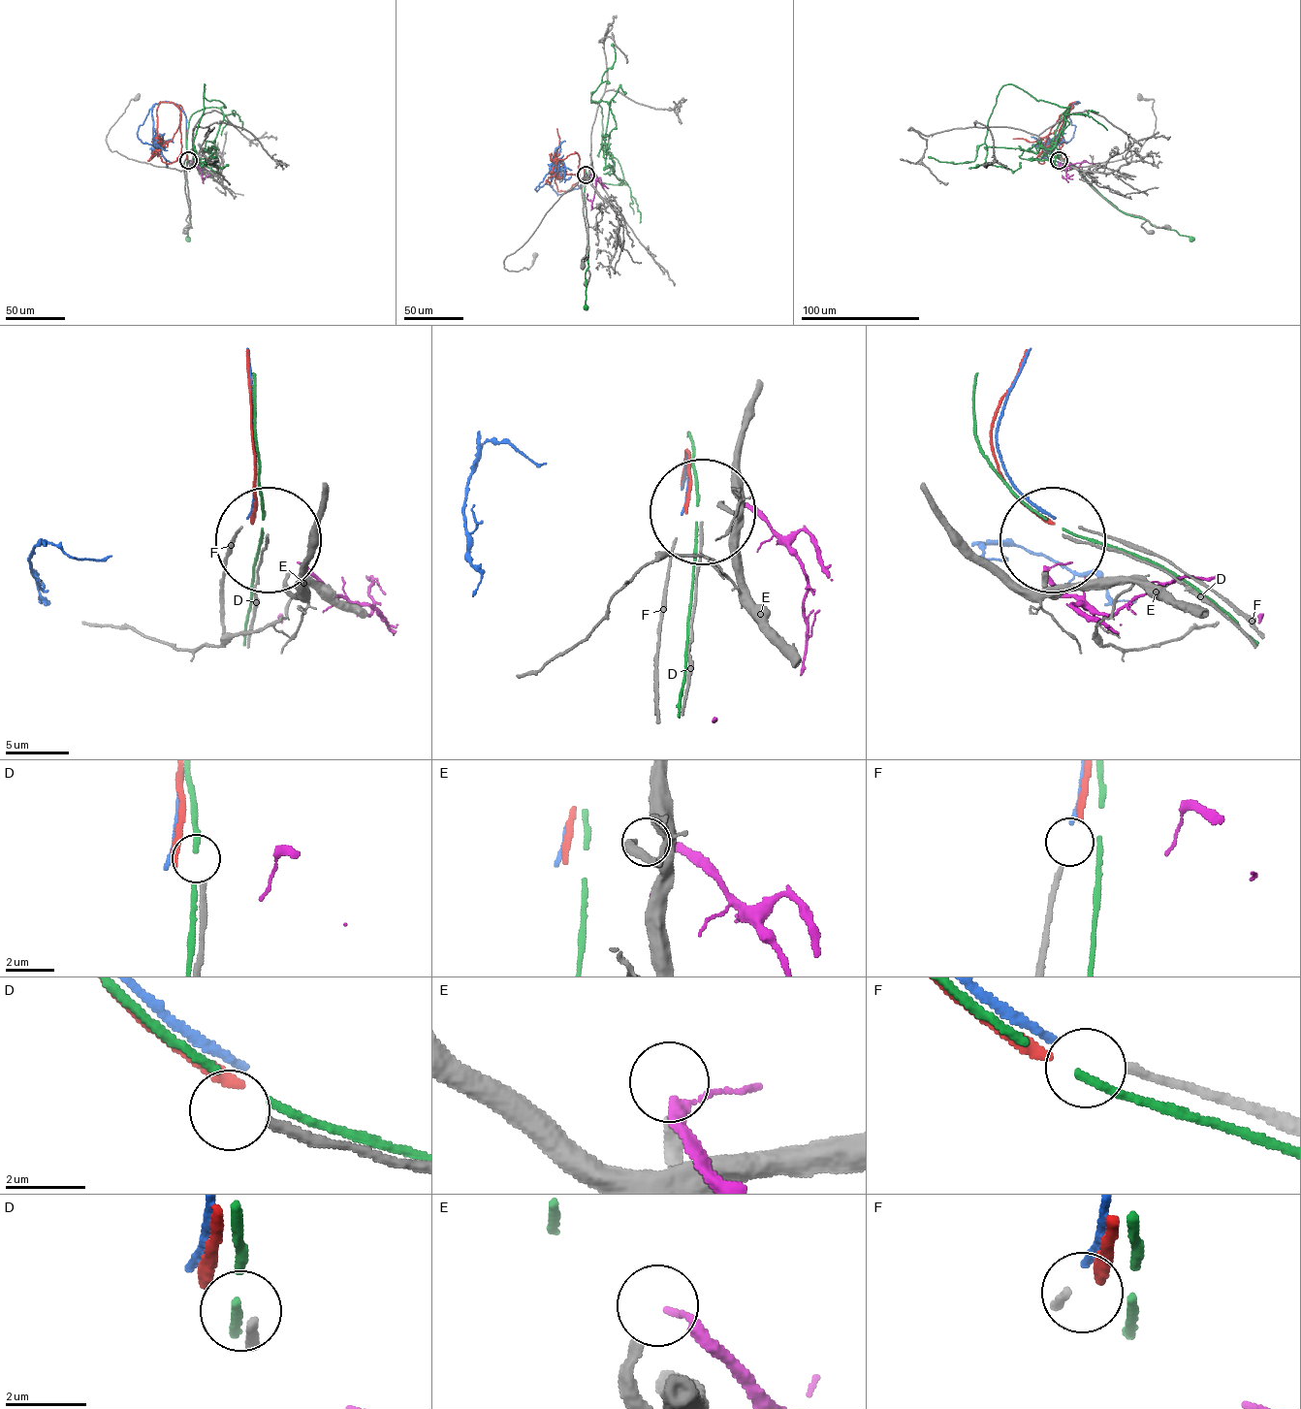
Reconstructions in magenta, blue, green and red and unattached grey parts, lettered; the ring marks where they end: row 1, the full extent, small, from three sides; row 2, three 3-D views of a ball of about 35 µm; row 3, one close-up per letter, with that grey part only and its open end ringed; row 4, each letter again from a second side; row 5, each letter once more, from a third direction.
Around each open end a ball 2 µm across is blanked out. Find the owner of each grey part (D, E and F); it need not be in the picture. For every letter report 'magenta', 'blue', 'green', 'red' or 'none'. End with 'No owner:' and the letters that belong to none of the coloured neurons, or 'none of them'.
D: none
E: magenta
F: blue
No owner: D

